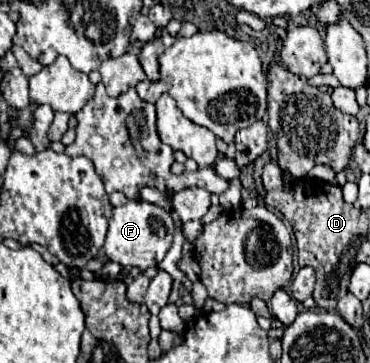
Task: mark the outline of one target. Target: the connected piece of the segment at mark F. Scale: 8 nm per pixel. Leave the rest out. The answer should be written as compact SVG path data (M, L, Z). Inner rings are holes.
M129 199L125 205L113 207L103 249L109 261L115 261L123 267L135 267L141 273L145 273L149 267L157 267L157 263L161 263L161 259L173 245L173 235L175 223L171 213L167 213L163 207L155 203L147 203L143 199ZM151 225L155 225L155 233Z

